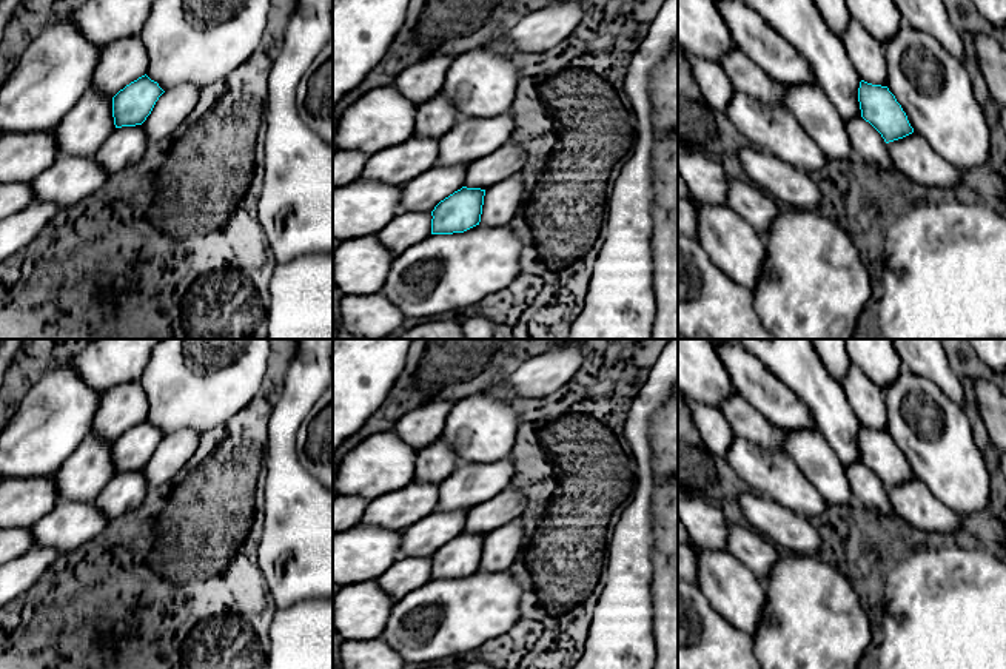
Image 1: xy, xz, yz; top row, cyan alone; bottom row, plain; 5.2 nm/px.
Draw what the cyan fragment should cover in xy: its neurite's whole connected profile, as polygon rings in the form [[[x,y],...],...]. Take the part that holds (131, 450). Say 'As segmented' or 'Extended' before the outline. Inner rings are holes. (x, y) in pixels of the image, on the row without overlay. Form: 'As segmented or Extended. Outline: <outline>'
As segmented. Outline: [[[146,419],[126,430],[112,442],[116,473],[142,470],[163,438]]]

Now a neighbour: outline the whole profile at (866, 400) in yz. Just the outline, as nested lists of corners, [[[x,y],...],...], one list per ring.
[[[853,364],[847,367],[840,384],[860,424],[872,430],[886,432],[887,408],[883,390]]]

